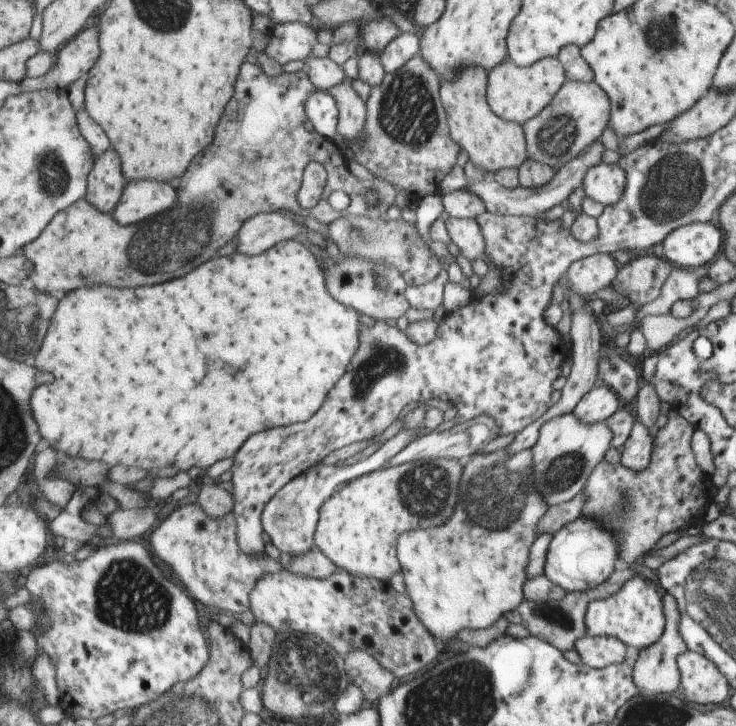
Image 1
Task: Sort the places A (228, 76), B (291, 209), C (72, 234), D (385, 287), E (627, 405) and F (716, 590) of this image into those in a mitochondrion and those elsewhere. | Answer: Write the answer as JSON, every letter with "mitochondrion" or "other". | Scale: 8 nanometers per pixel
{"A":"other","B":"other","C":"other","D":"mitochondrion","E":"other","F":"mitochondrion"}

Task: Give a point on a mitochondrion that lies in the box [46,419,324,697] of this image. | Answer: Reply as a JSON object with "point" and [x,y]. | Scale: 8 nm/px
{"point":[131,597]}

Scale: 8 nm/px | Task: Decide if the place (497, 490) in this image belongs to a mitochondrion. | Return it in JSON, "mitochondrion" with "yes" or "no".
{"mitochondrion":"yes"}

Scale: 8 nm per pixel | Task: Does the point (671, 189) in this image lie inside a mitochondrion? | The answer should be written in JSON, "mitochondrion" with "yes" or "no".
{"mitochondrion":"yes"}

